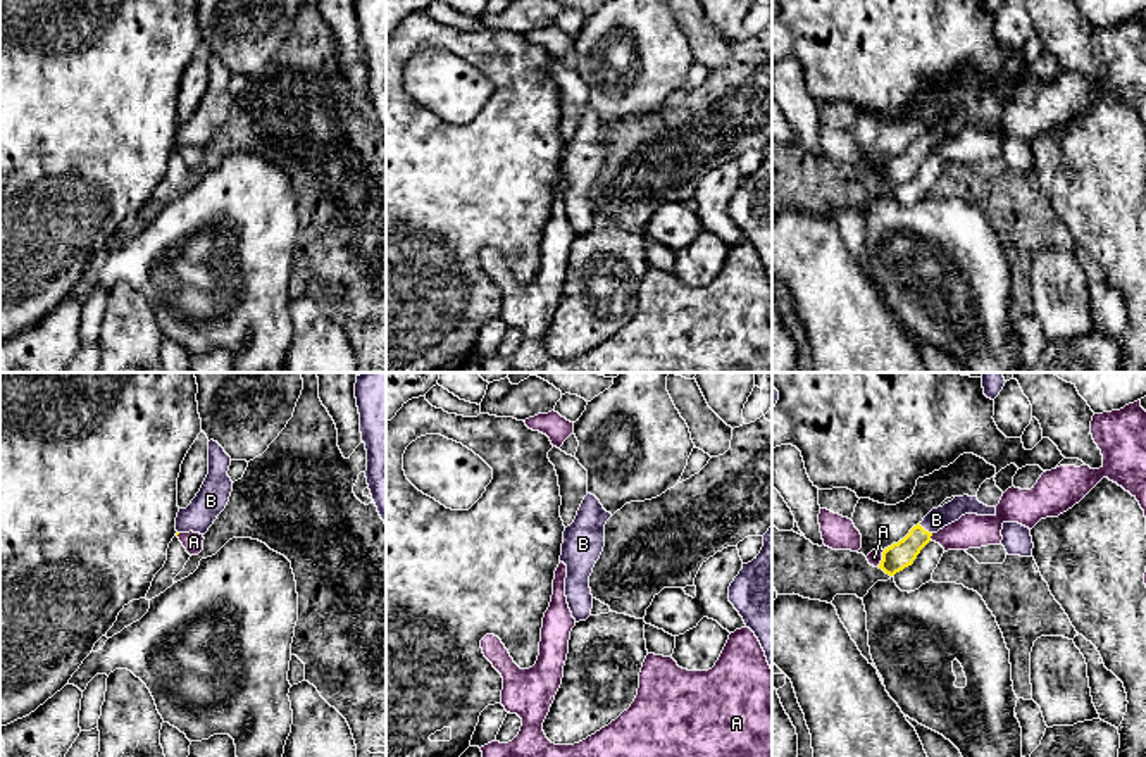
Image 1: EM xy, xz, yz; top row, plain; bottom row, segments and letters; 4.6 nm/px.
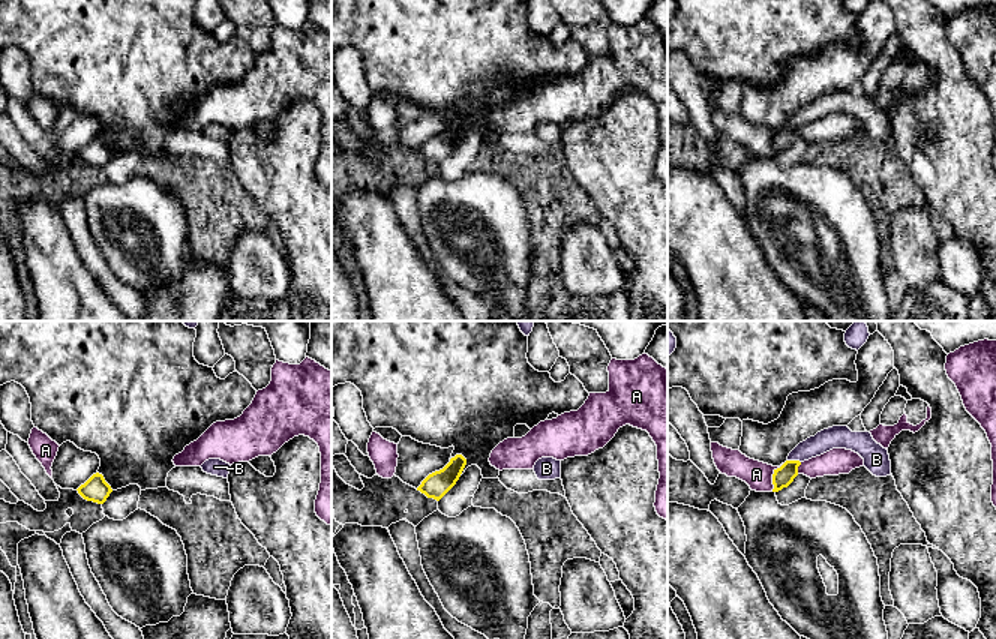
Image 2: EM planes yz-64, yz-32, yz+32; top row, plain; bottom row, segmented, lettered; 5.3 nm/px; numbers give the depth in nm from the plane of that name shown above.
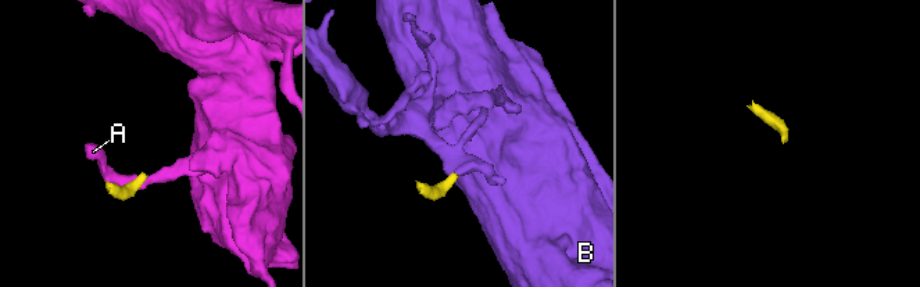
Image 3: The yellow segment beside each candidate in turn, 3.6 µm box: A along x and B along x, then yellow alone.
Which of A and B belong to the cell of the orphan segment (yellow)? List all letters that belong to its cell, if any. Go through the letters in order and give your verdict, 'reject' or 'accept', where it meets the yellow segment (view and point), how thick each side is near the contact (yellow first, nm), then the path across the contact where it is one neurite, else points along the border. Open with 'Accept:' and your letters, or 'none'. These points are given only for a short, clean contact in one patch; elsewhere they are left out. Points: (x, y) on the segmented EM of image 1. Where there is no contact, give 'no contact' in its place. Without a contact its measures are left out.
Accept: B
A: reject; meets yellow in yz at (883, 559); 120 nm thick on the yellow side, 70 nm on the other; border along yz (884, 550), (878, 566)
B: accept; meets yellow in yz at (924, 530); 120 nm thick on the yellow side, 100 nm on the other; runs through yz (898, 556), (924, 530), (936, 519)

